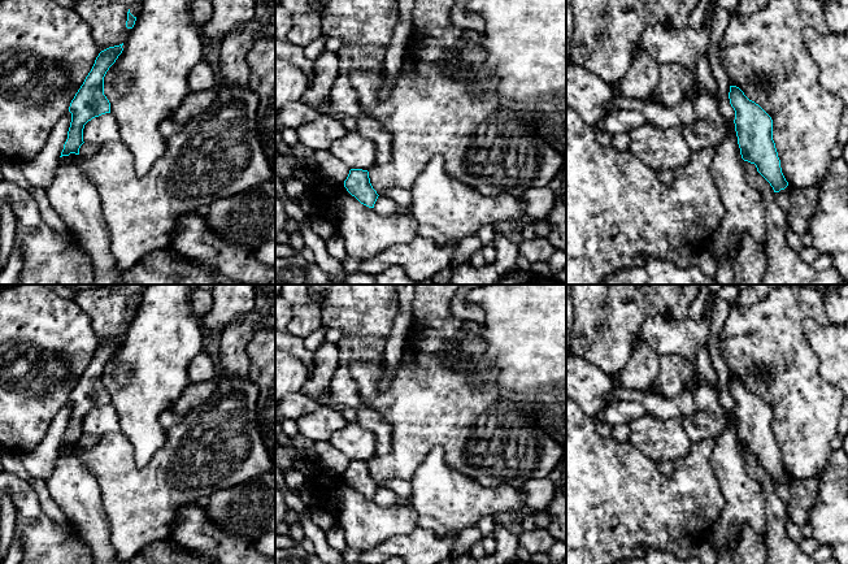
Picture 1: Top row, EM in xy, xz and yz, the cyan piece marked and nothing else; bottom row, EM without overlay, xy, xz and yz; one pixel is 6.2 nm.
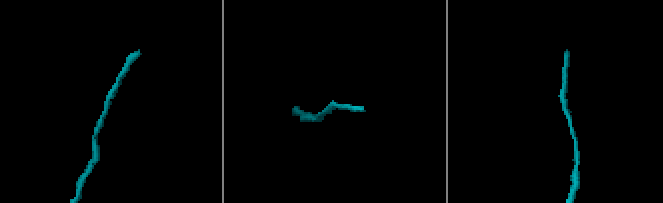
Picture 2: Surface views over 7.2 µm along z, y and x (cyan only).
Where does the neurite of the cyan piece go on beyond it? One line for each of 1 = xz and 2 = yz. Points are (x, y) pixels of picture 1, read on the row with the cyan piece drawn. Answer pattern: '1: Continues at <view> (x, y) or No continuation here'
1: No continuation here
2: No continuation here

